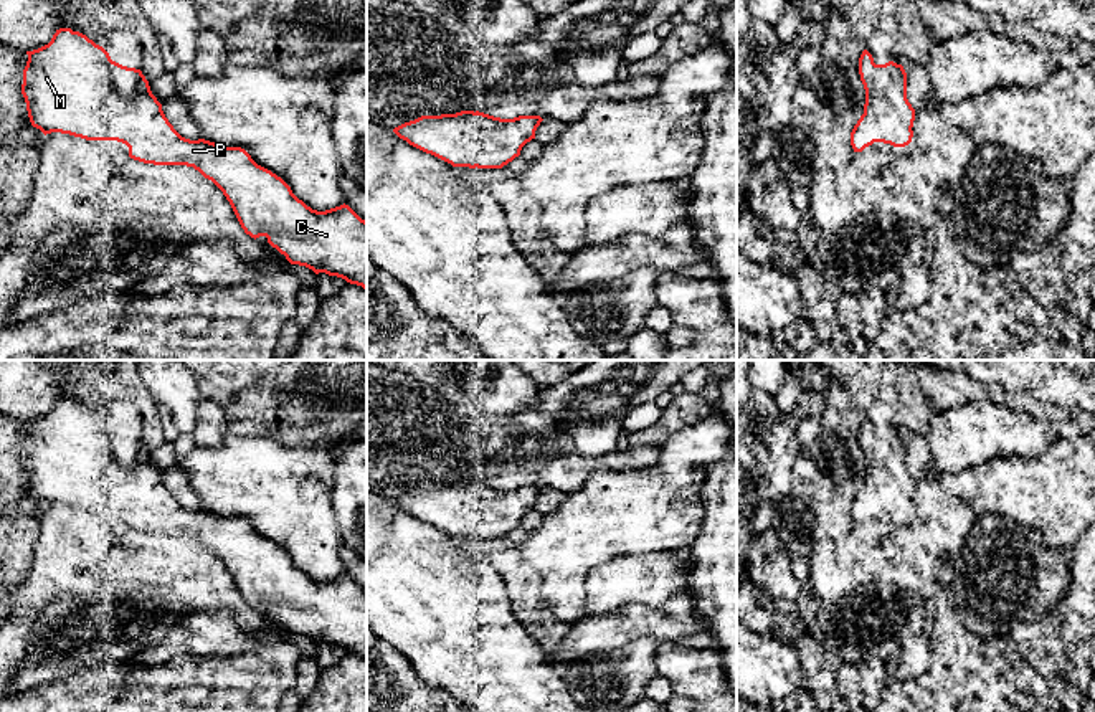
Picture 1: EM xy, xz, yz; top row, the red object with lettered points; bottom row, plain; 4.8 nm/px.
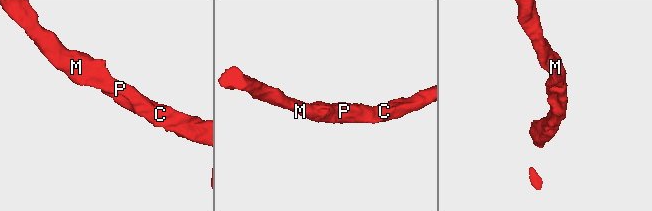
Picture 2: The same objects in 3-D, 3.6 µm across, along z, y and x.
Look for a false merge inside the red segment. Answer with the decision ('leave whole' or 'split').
leave whole

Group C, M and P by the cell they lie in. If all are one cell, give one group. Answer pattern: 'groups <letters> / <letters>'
groups C M P

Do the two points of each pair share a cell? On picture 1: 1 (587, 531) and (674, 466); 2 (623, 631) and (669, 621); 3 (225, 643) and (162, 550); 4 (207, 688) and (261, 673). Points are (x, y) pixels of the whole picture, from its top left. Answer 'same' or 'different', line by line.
1: same
2: same
3: different
4: same

